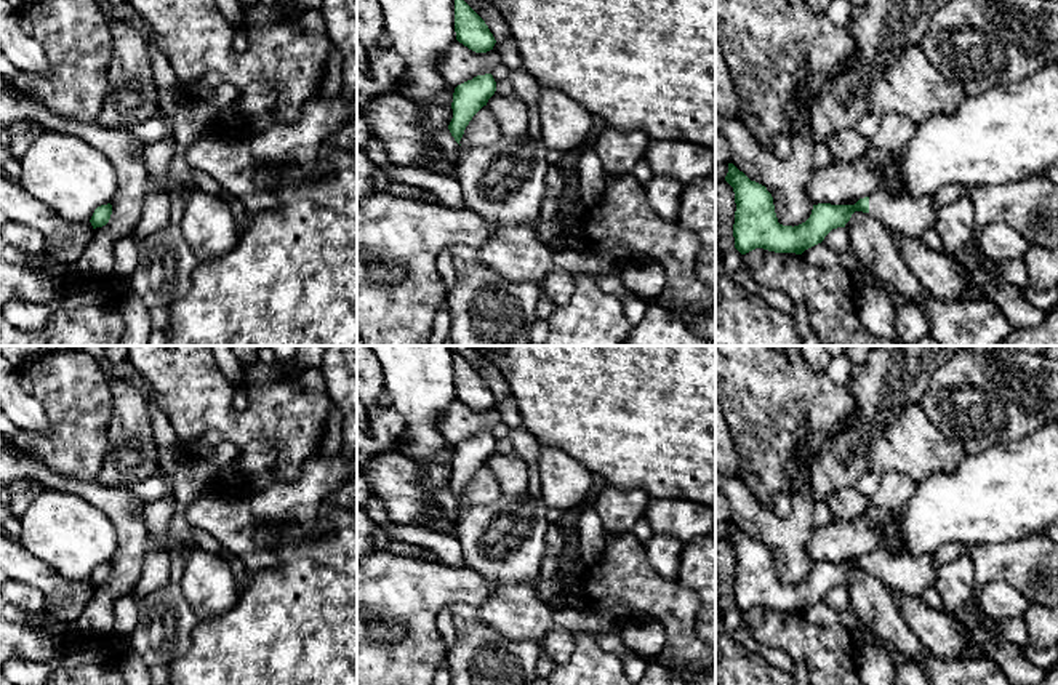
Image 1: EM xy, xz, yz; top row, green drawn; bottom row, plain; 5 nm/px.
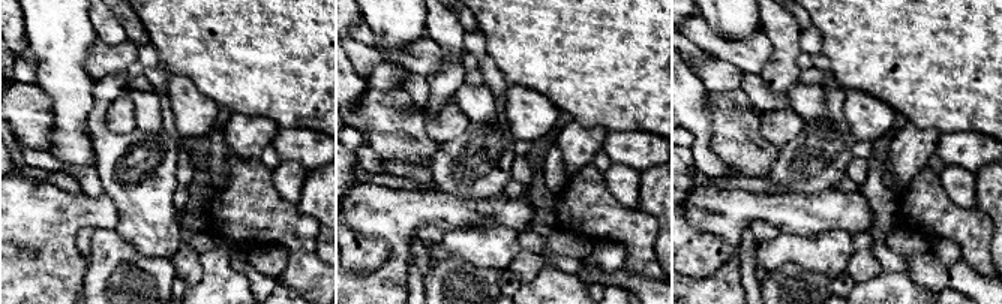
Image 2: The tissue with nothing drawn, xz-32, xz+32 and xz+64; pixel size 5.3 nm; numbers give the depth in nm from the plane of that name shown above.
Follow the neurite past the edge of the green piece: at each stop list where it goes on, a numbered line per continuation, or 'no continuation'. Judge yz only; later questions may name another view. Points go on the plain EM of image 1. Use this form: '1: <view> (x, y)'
1: yz (903, 573)

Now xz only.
no continuation

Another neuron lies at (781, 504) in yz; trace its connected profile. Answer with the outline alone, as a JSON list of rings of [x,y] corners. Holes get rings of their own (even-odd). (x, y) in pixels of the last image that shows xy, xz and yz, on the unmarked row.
[[[778,493],[770,499],[770,509],[779,517],[786,519],[791,514],[792,501],[787,495]]]

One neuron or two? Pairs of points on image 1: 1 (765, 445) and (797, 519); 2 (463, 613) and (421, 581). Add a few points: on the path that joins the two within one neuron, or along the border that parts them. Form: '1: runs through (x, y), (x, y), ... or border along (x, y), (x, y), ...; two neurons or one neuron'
1: border along (809, 466), (788, 469), (786, 493); two neurons
2: border along (450, 604), (468, 604), (477, 608); two neurons

